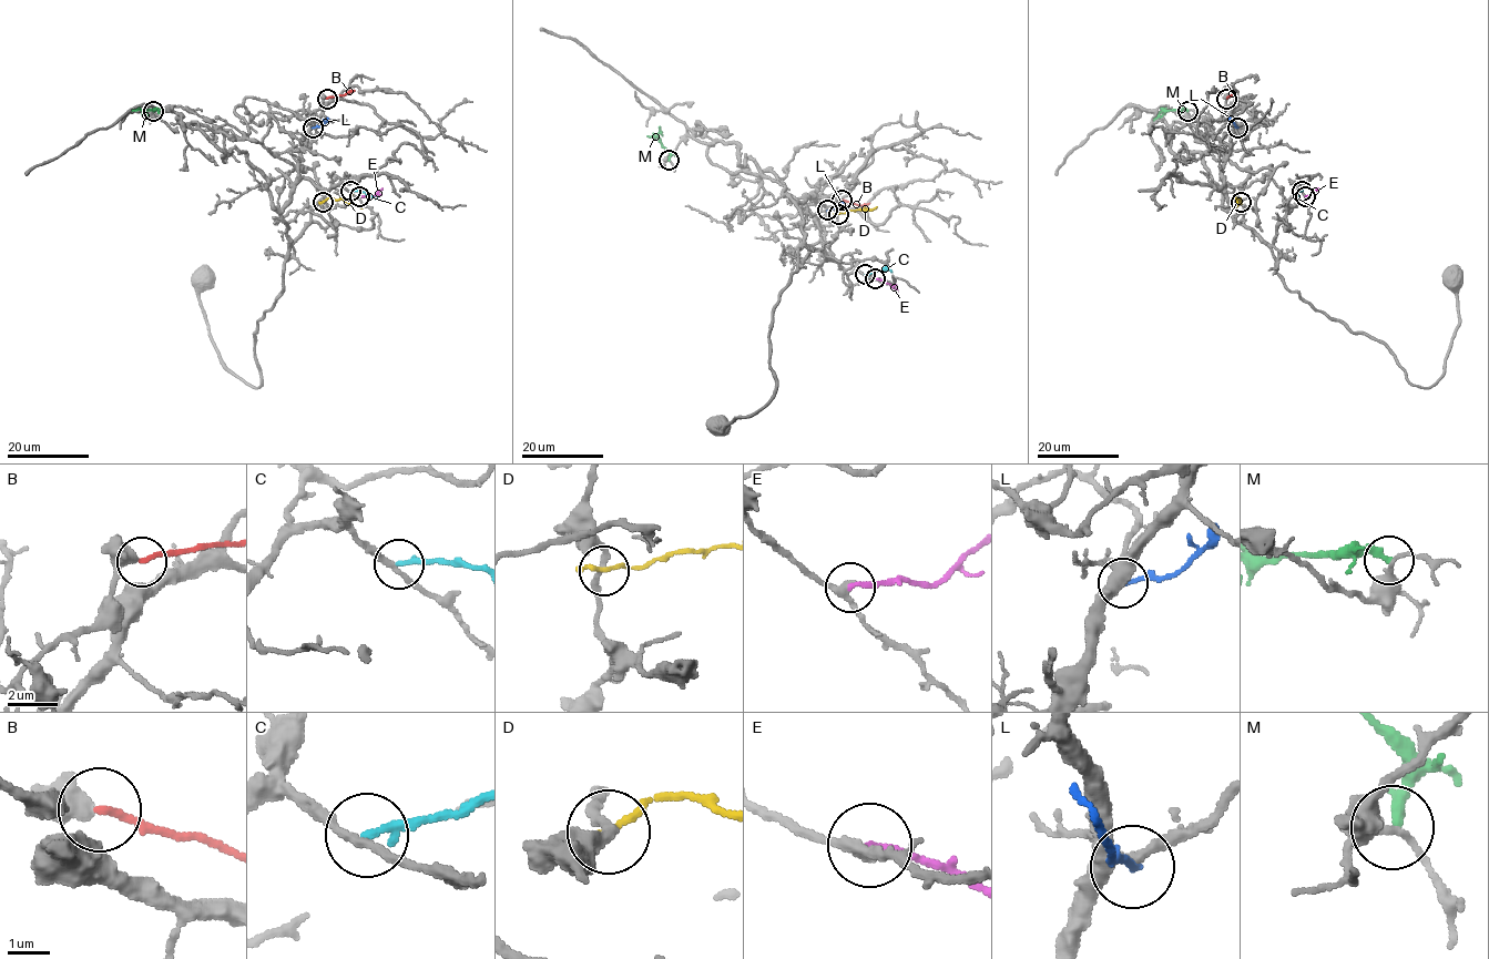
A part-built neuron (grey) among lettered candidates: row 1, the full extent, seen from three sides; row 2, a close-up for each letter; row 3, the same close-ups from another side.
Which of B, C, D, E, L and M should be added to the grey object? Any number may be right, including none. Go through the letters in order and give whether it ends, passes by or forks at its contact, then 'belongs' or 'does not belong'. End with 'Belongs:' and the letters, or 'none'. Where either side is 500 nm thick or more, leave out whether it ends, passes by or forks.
B: it ends | does not belong
C: it ends | belongs
D: it ends | does not belong
E: it ends | does not belong
L: it ends | does not belong
M: it ends | does not belong
Belongs: C

